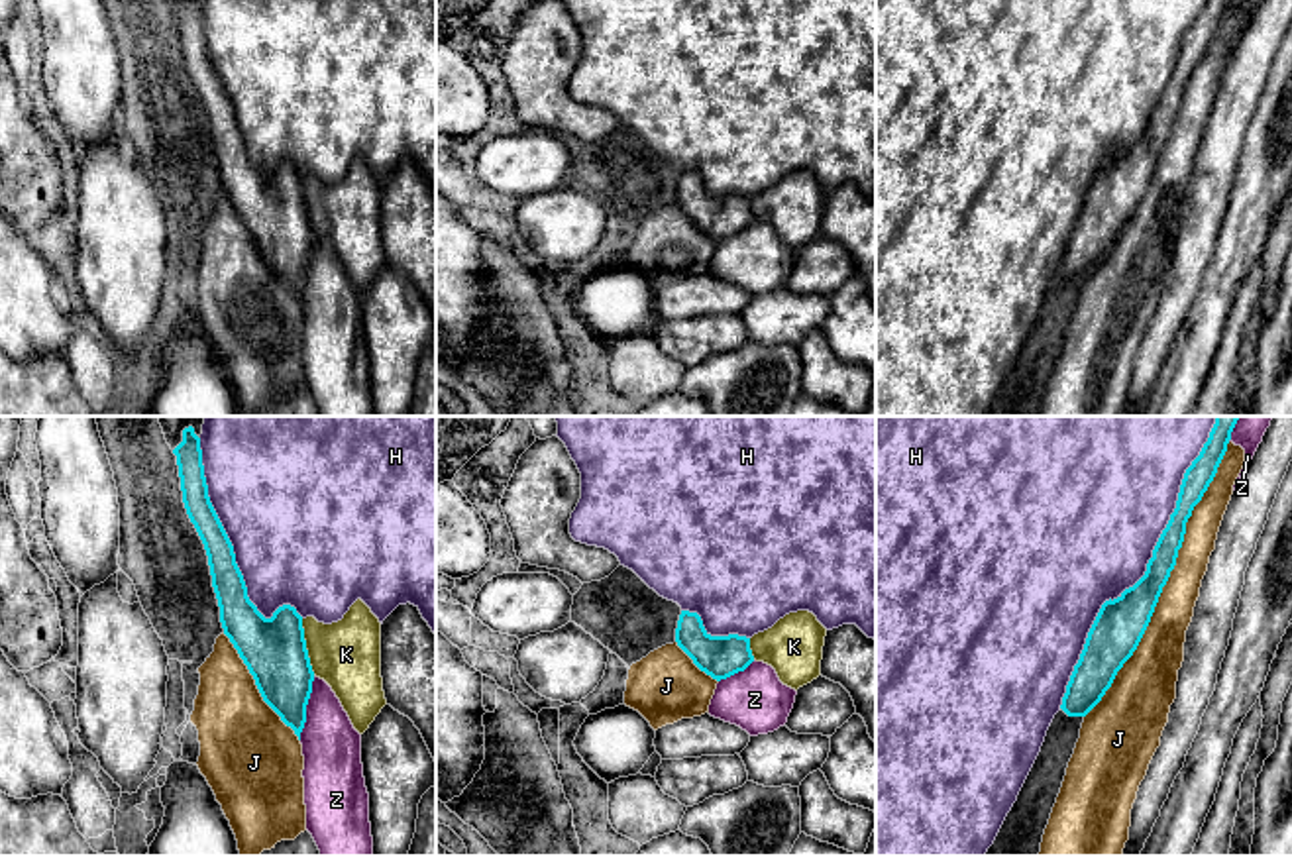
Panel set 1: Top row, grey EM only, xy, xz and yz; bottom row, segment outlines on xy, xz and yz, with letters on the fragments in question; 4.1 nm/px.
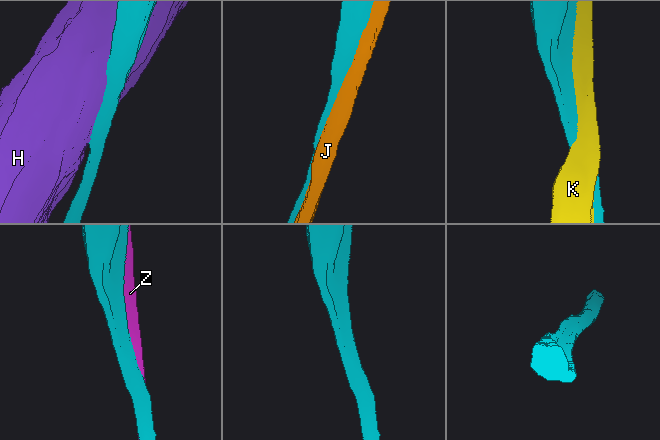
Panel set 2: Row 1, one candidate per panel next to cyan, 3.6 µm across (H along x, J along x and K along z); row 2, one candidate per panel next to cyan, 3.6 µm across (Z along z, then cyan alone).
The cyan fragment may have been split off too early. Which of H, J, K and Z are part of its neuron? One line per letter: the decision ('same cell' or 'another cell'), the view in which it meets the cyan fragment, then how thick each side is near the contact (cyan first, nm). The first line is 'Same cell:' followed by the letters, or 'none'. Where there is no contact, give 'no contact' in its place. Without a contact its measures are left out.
Same cell: none
H: another cell | yz | 200/480 nm
J: another cell | yz | 190/170 nm
K: another cell | xy | 260/280 nm
Z: another cell | xy | 260/240 nm

